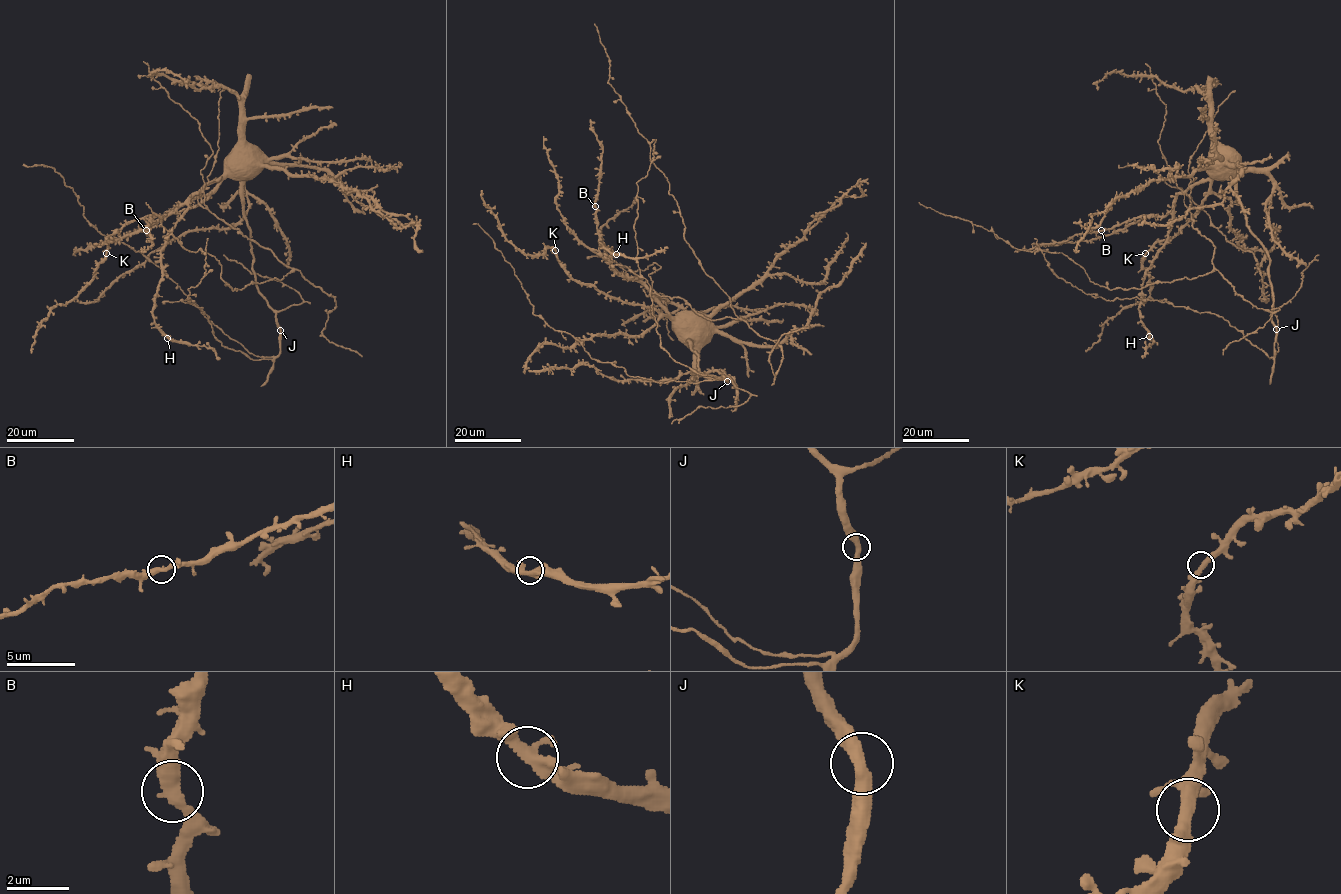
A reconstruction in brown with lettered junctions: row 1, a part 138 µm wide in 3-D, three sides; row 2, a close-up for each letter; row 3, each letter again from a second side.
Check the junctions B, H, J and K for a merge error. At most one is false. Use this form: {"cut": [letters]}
{"cut": []}

